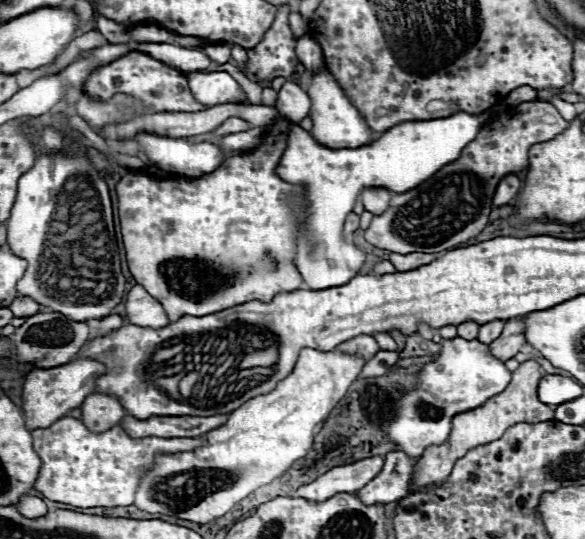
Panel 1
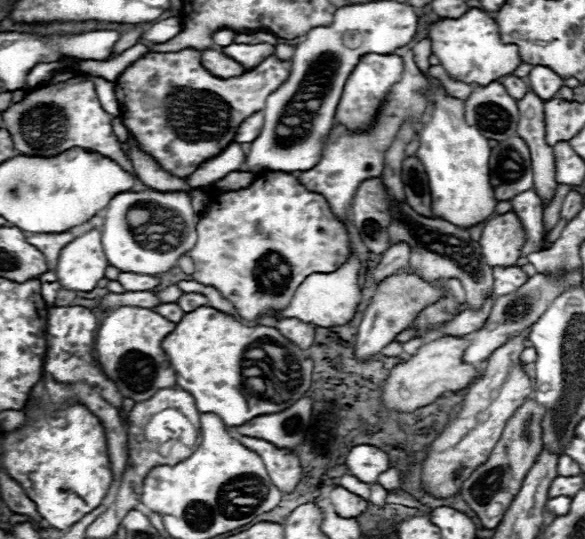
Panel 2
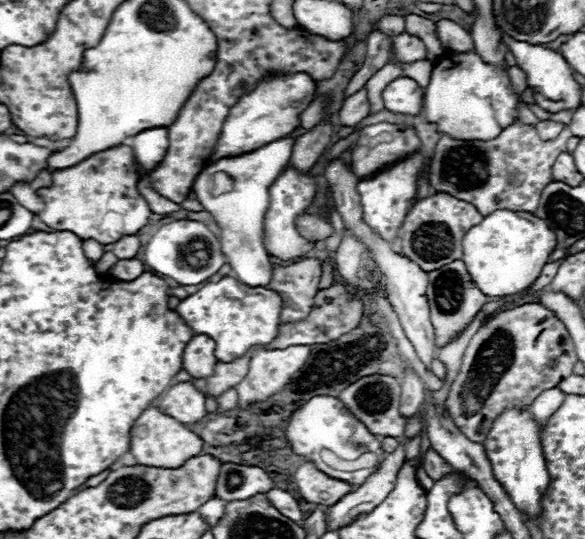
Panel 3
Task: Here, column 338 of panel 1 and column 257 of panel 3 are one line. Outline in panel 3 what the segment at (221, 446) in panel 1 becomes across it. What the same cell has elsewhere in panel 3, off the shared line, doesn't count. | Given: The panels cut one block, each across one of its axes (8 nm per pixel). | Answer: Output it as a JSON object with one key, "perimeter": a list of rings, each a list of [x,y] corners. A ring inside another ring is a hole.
{"perimeter":[[[308,346],[258,350],[250,360],[250,370],[244,382],[236,386],[240,406],[246,406],[250,402],[264,402],[264,398],[270,398],[272,394],[276,394],[276,390],[282,390],[288,384],[290,376],[304,366],[308,356]]]}

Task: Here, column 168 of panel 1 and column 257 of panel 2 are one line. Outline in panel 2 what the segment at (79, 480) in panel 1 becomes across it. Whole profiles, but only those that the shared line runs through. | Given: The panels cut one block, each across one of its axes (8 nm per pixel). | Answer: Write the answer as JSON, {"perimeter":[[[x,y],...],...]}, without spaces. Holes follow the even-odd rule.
{"perimeter":[[[234,434],[234,438],[242,442],[248,450],[260,454],[270,480],[280,492],[292,492],[298,486],[302,478],[302,466],[298,456],[290,448],[278,448],[272,442],[242,436],[242,434]]]}

